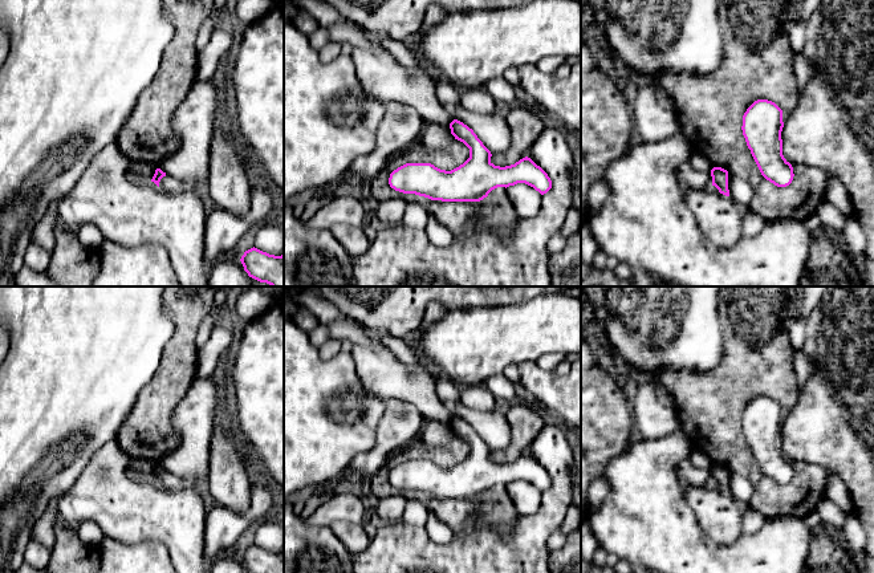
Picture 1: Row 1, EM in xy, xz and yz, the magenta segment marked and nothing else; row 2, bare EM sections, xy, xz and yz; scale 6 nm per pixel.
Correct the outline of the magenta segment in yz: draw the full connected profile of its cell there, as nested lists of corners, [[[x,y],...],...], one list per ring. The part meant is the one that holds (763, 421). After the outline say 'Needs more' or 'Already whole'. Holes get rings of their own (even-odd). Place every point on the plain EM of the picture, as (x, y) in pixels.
[[[755,398],[743,413],[743,432],[761,472],[777,484],[793,478],[793,464],[782,452],[782,407],[772,398]]]. Already whole

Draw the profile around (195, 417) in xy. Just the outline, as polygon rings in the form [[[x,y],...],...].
[[[195,377],[171,415],[180,444],[158,460],[156,466],[180,479],[194,479],[198,484],[207,481],[210,444],[220,415],[220,391],[215,381],[211,377]]]

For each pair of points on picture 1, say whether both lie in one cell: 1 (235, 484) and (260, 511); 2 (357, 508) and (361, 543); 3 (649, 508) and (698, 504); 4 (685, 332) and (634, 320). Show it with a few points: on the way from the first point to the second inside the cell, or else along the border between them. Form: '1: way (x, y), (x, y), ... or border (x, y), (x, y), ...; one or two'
1: border (252, 474), (249, 506), (243, 512), (218, 506); two
2: border (361, 523), (333, 521), (329, 525); two
3: border (683, 490), (683, 498), (703, 533); two
4: way (673, 320), (646, 320); one

